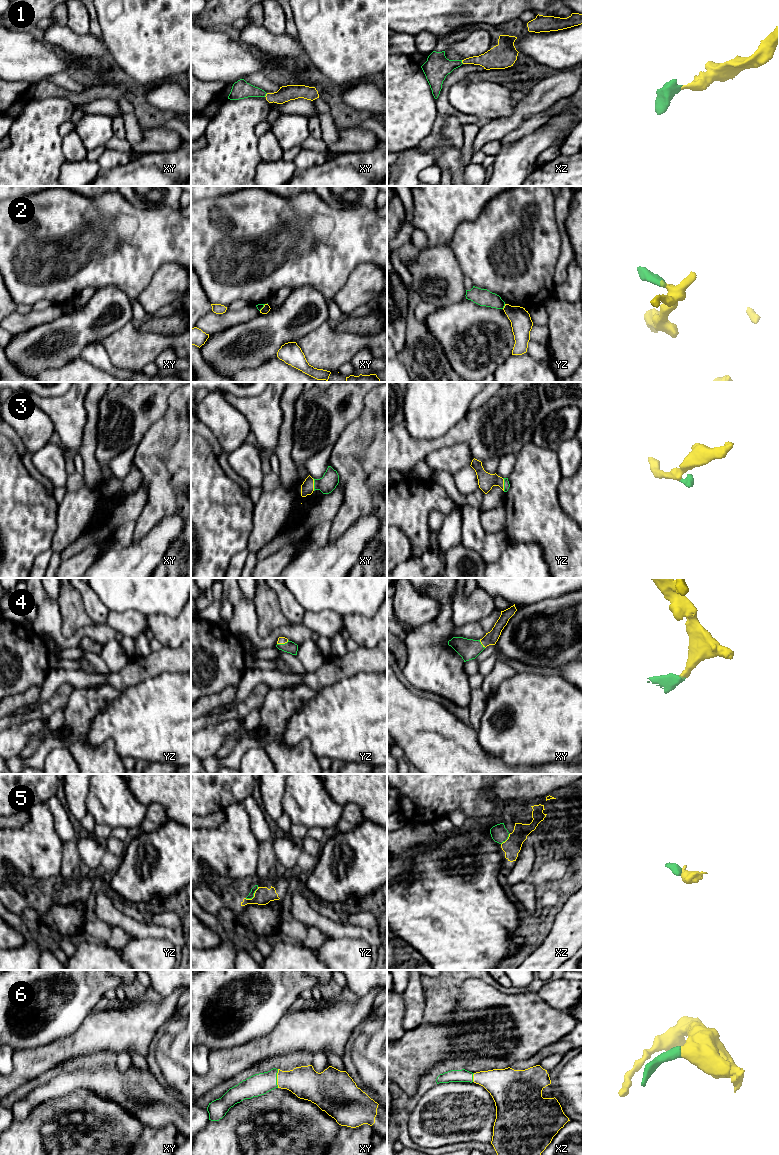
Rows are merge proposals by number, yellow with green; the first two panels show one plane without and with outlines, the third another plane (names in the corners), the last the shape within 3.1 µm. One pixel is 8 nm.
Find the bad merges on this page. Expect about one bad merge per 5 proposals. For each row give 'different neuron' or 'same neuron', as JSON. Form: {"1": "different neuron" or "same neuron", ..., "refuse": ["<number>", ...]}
{"1": "same neuron", "2": "different neuron", "3": "same neuron", "4": "same neuron", "5": "same neuron", "6": "same neuron", "refuse": ["2"]}

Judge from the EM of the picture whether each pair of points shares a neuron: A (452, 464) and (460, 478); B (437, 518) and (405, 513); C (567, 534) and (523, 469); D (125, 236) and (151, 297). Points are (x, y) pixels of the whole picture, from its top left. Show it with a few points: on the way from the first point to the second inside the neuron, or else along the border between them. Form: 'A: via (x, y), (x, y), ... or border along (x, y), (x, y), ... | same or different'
A: border along (469, 465), (460, 469), (453, 476) | different
B: border along (439, 510), (432, 510), (428, 518), (429, 541) | different
C: via (551, 518), (533, 500), (533, 485) | same
D: border along (160, 266), (149, 284), (134, 296) | different

